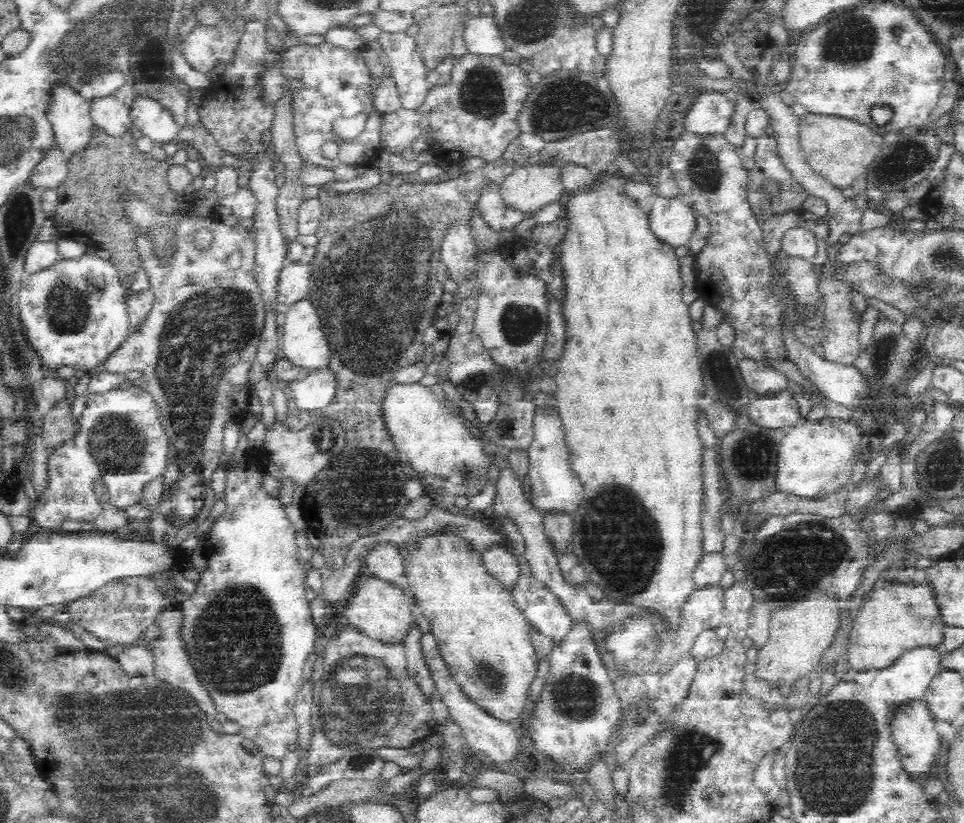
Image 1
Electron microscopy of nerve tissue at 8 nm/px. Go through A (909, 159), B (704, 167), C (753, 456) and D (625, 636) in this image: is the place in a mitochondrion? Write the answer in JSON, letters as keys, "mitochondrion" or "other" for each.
{"A":"mitochondrion","B":"mitochondrion","C":"mitochondrion","D":"mitochondrion"}

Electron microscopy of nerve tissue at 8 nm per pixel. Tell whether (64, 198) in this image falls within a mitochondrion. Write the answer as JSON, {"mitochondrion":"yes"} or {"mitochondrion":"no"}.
{"mitochondrion":"no"}

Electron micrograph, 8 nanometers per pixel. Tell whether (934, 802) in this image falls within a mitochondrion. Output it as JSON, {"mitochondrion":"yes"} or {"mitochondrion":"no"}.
{"mitochondrion":"no"}

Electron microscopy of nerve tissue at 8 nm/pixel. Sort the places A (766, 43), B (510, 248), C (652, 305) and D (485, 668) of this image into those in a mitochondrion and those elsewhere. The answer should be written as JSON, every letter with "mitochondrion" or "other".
{"A":"other","B":"other","C":"other","D":"mitochondrion"}

